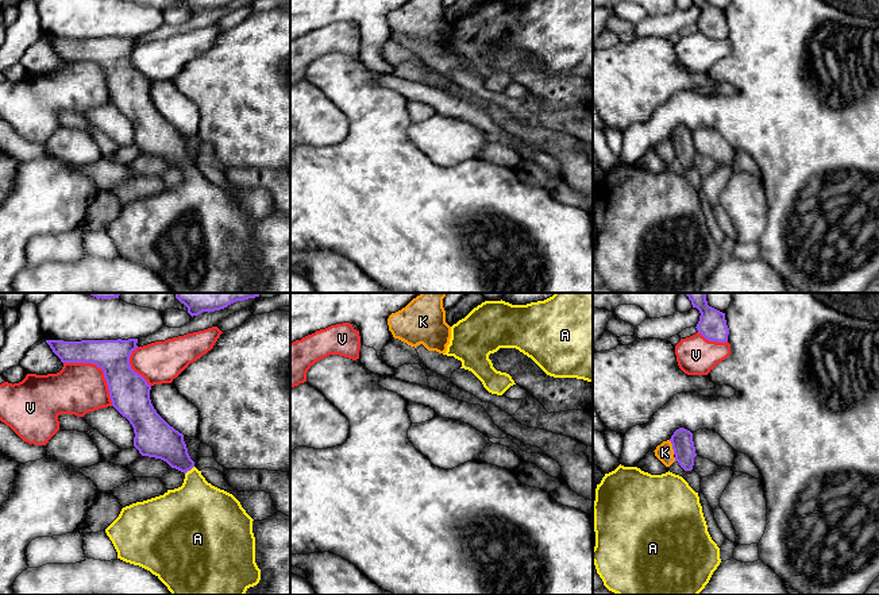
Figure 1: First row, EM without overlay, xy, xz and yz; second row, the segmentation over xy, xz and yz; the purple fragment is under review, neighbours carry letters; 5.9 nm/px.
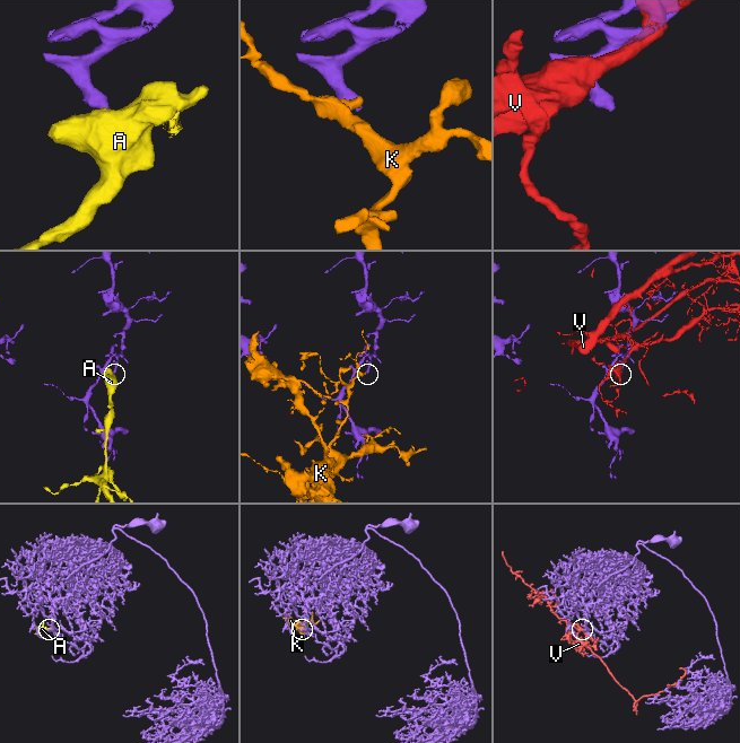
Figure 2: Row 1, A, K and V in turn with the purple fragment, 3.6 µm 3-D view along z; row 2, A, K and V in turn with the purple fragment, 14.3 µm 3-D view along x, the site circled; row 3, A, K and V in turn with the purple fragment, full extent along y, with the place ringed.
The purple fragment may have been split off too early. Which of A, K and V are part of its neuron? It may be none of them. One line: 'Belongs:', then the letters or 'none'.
Belongs: A

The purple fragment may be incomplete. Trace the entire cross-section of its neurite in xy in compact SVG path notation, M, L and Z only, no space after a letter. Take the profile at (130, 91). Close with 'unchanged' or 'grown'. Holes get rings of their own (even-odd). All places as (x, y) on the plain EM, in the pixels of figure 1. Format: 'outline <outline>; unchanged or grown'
outline M138 36L128 38L46 38L62 61L92 61L104 69L112 104L134 125L134 144L142 154L166 159L185 171L181 185L122 206L105 227L117 256L155 273L171 293L244 293L261 278L255 260L252 216L230 190L205 178L188 151L184 132L170 124L154 107L151 84L130 62Z; grown

